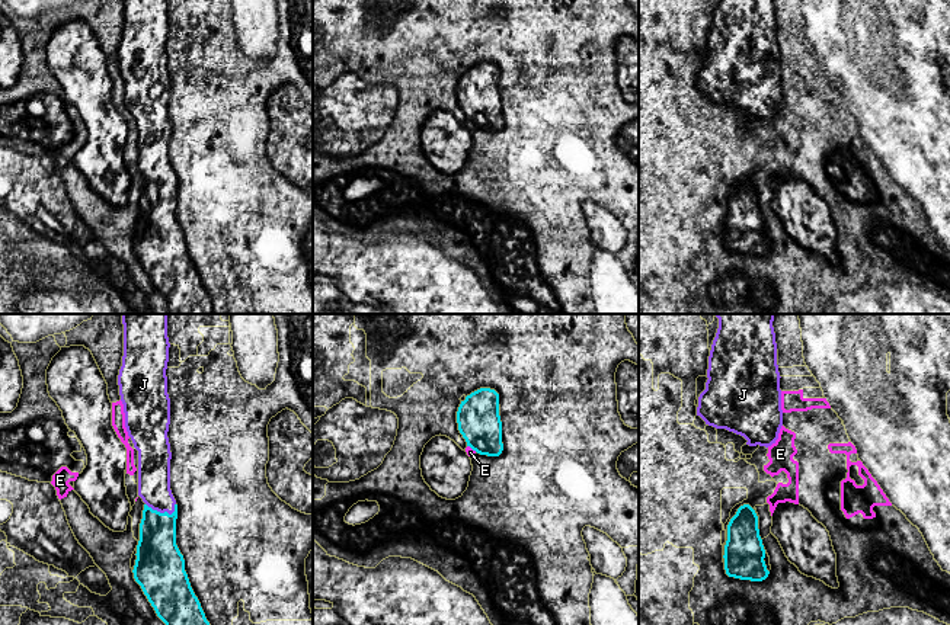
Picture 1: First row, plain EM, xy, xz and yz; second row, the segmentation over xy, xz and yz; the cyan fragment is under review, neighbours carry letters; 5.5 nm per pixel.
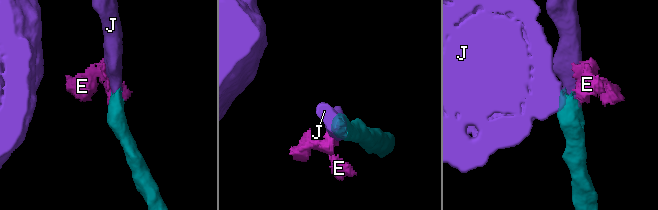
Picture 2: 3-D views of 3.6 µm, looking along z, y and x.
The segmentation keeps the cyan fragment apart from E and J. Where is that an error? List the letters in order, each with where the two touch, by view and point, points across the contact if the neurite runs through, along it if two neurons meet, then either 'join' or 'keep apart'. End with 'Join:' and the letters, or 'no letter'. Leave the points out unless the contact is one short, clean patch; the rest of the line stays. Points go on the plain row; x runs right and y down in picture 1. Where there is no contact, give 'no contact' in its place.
E: meets cyan in xz at (472, 122); border along xz (467, 119), (476, 125); keep apart
J: meets cyan in xy at (159, 186); runs through xy (157, 230), (159, 186), (154, 141); join
Join: J

